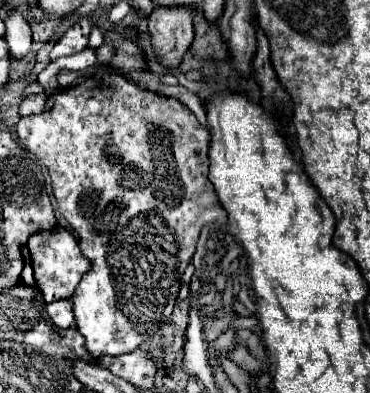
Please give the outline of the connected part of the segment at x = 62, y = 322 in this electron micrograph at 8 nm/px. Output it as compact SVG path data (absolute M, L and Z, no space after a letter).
M59 299L59 301L53 301L47 305L47 313L51 317L51 321L61 327L61 329L67 329L67 327L73 327L73 305L71 305L71 299Z

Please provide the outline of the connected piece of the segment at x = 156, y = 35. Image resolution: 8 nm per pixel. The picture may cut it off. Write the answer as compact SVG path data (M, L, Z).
M155 5L149 15L149 31L153 35L155 57L165 67L177 67L193 43L193 11L187 5L163 7Z

